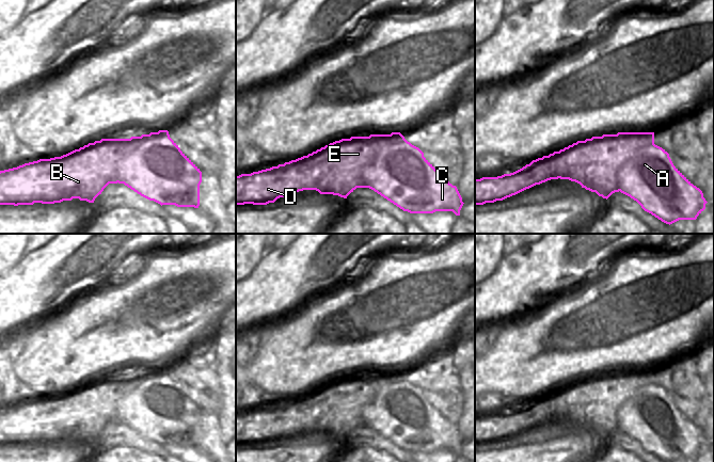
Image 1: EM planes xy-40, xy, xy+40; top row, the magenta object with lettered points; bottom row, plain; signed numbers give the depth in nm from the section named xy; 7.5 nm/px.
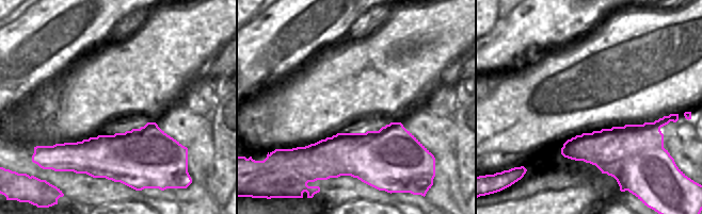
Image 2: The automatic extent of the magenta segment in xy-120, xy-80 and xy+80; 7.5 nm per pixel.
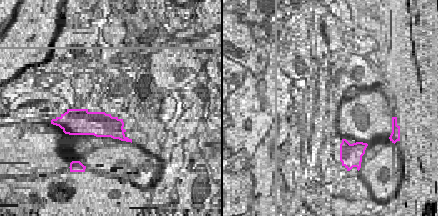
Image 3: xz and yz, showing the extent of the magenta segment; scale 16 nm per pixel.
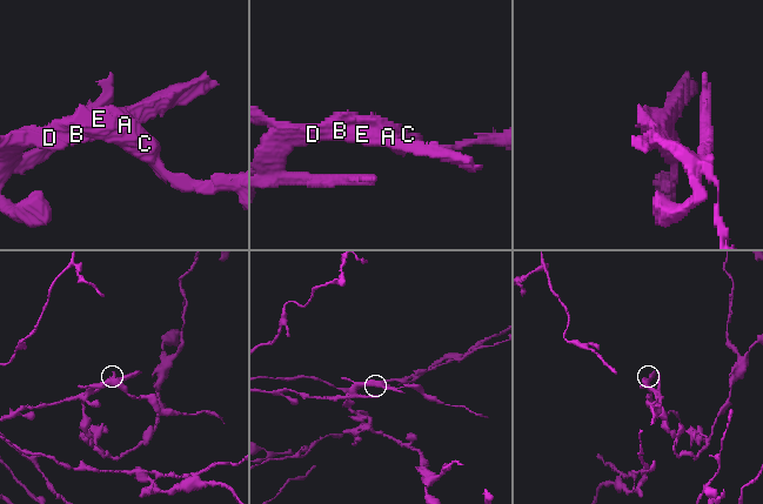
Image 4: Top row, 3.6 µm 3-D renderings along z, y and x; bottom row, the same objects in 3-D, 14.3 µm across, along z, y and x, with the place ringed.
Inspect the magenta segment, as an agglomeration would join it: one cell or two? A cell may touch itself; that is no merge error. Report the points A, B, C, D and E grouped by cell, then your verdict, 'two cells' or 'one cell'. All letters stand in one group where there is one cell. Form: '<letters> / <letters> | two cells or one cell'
A C / B D E | two cells

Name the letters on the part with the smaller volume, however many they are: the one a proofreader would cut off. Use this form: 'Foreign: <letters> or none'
Foreign: A, C

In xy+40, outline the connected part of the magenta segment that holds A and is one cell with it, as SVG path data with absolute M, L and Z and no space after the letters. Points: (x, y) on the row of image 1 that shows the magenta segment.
M654 143L637 152L618 172L618 189L636 201L641 208L666 224L679 220L696 220L708 203L702 191L694 186L672 163L669 154Z

